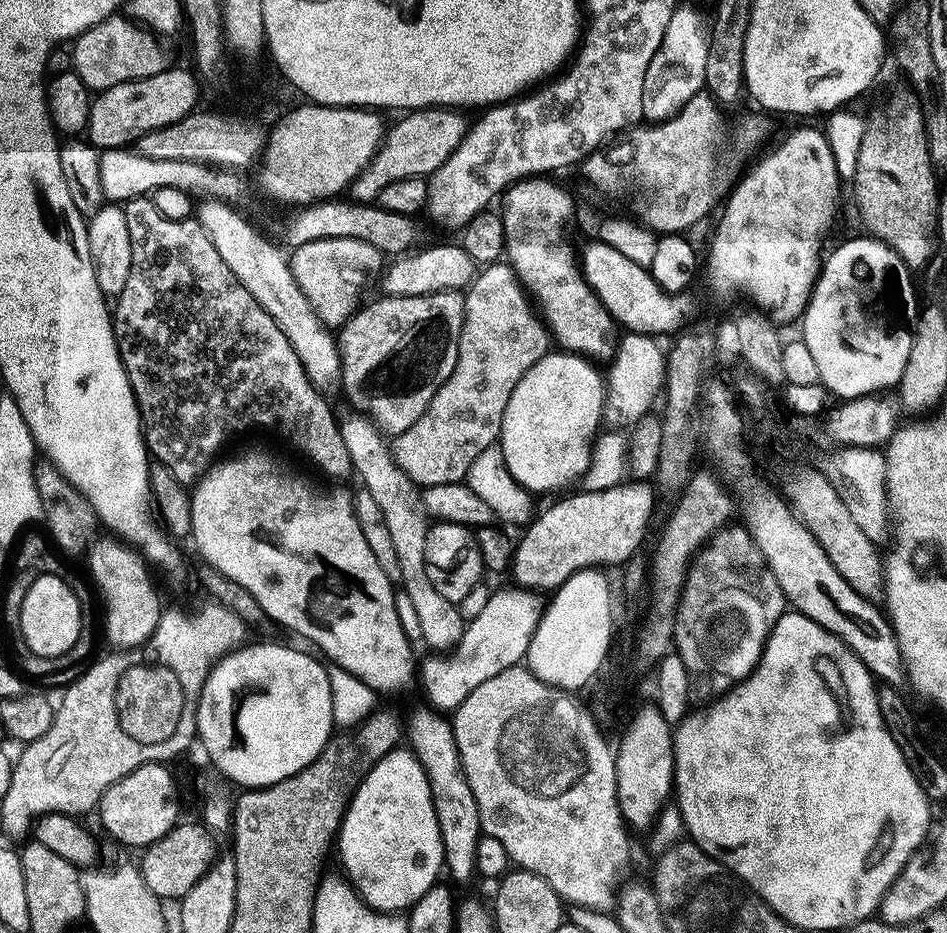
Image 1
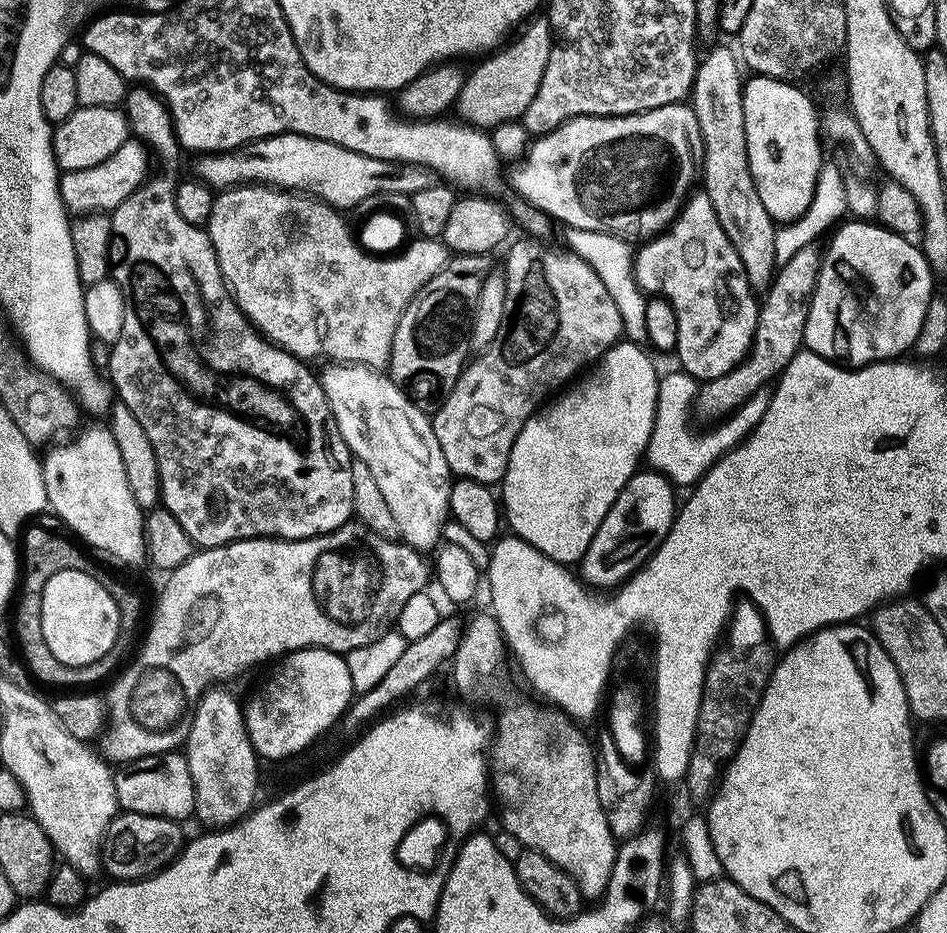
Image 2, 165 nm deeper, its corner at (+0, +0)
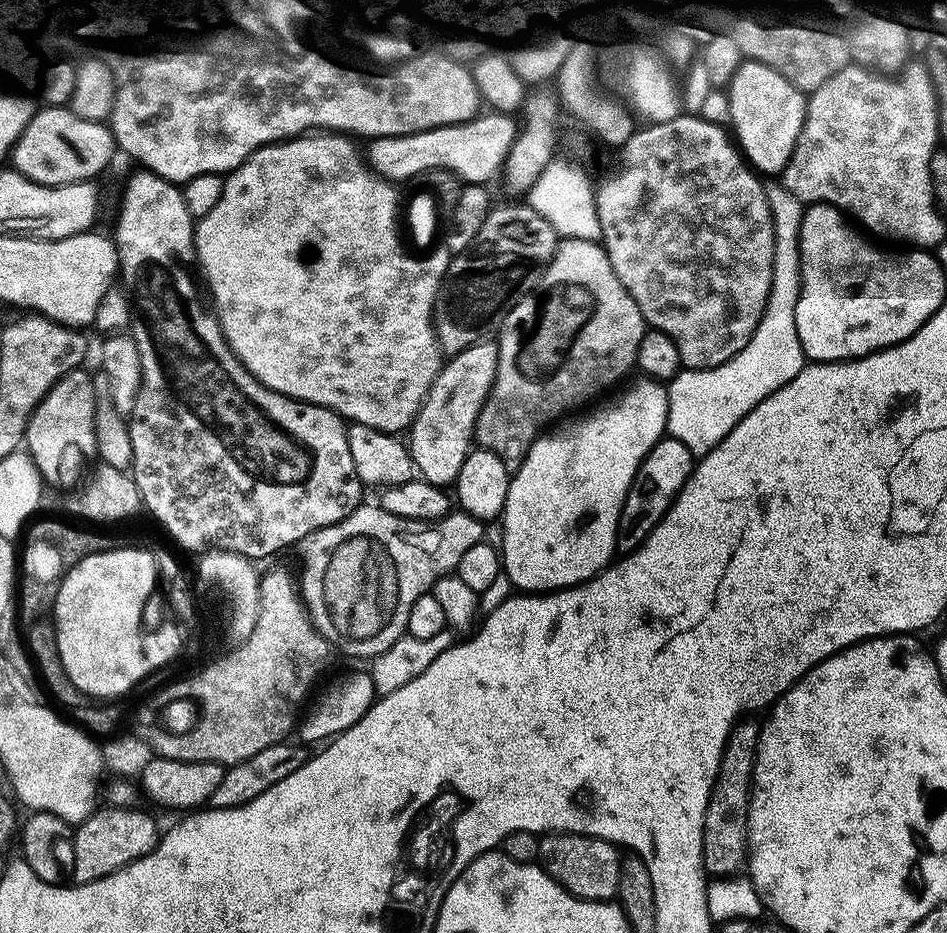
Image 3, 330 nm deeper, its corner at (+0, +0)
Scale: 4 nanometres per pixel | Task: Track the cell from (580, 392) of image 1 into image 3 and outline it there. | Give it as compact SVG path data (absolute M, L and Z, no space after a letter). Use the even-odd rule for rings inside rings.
M654 380L641 381L609 408L600 408L573 424L560 426L565 428L552 430L557 432L549 431L541 436L526 462L513 475L510 498L502 517L502 572L517 593L567 592L596 579L617 559L623 506L644 460L668 431L669 389Z

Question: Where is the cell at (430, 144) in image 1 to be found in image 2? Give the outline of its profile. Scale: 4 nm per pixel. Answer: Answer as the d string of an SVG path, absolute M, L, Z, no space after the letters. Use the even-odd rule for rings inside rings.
M536 18L511 42L481 59L481 64L468 72L466 86L462 86L458 103L459 119L481 130L495 130L504 124L523 121L526 110L530 110L534 98L538 98L546 66L550 64L553 43L552 21Z

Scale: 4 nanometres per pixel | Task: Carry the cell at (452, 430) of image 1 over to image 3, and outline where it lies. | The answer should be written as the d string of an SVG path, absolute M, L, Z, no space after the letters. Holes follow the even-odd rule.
M564 240L538 287L516 301L499 329L498 378L476 423L475 443L498 454L498 458L506 462L506 470L515 474L549 426L563 421L567 412L590 403L595 396L602 395L607 388L614 387L634 372L642 338L648 331L638 302L630 298L626 286L622 286L618 274L614 274L614 266L603 243Z

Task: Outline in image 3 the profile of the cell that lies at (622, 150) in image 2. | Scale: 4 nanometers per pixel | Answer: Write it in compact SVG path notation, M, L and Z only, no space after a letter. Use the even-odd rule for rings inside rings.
M481 114L469 124L446 126L414 136L414 148L424 148L424 172L448 171L465 185L491 185L491 180L503 173L518 135L517 121L515 124L511 115L491 115Z

